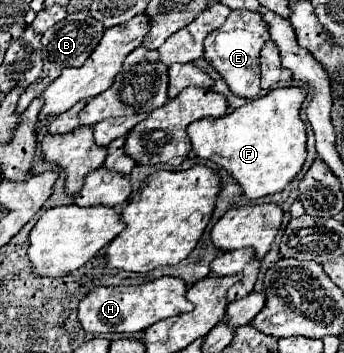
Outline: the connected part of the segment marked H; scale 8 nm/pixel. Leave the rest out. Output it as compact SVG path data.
M161 277L139 287L95 287L79 303L79 323L91 333L135 333L157 321L193 311L185 297L187 285L177 277Z

